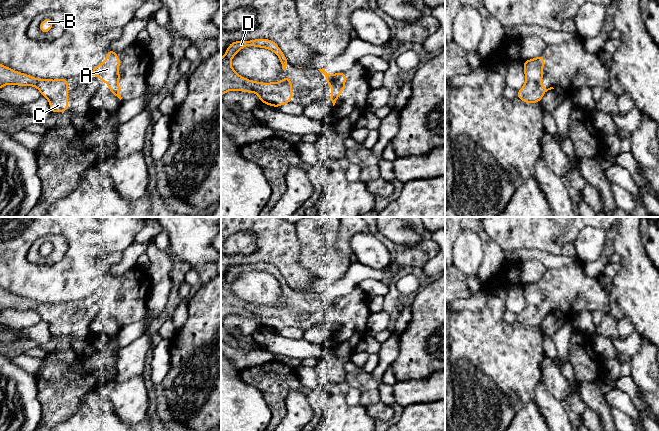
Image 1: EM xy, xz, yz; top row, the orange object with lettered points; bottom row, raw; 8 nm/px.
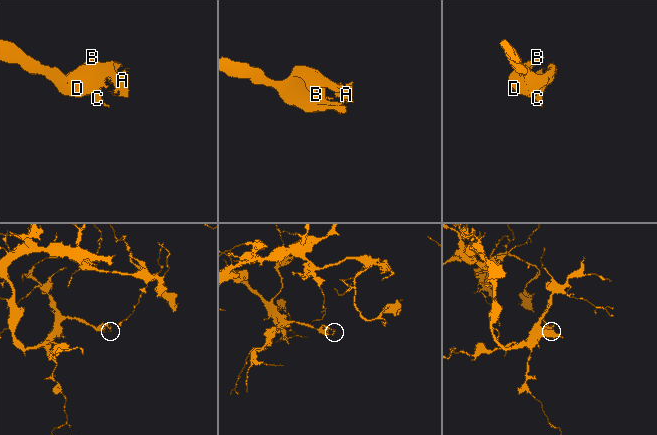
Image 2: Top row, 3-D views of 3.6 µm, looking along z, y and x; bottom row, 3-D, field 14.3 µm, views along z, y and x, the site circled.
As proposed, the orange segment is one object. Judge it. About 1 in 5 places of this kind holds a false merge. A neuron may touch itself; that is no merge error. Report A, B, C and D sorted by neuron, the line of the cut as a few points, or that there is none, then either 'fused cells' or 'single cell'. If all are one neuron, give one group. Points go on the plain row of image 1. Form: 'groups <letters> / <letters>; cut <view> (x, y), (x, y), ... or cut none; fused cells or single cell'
groups A B C D; cut none; single cell

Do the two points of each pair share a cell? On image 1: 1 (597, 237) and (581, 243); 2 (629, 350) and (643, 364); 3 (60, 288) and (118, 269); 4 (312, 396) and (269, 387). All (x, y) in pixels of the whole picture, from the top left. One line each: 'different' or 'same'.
1: same
2: different
3: different
4: same

